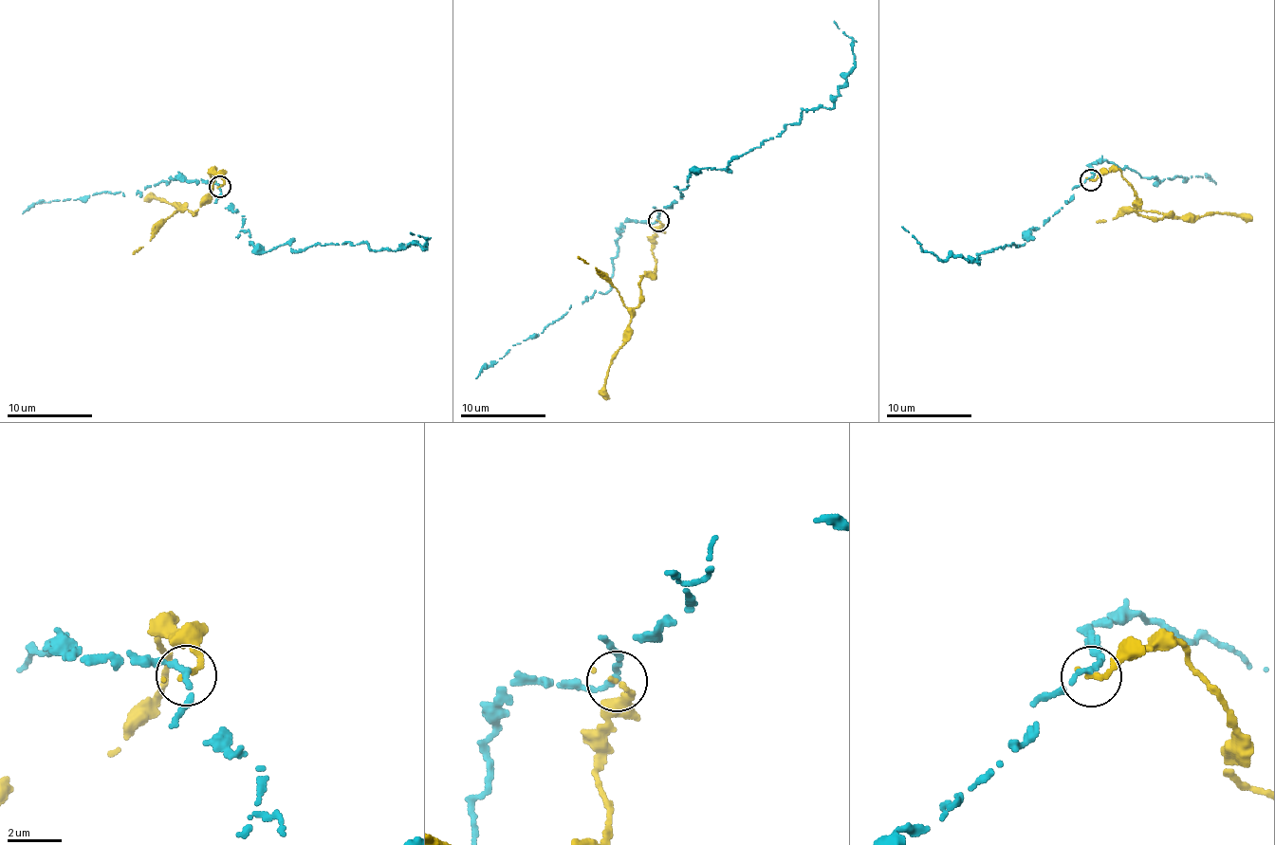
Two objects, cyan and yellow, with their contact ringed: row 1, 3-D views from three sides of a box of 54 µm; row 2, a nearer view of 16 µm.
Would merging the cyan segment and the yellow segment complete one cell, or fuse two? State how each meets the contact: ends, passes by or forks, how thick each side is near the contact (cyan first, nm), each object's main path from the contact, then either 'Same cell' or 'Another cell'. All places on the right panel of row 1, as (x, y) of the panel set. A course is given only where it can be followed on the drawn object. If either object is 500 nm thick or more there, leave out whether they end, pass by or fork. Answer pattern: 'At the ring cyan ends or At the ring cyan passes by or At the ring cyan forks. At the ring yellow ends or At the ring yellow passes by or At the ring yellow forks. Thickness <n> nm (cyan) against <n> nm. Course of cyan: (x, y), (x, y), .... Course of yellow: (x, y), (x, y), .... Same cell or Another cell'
At the ring cyan passes by. At the ring yellow ends. Thickness 220 nm (cyan) against 220 nm. Course of cyan: (1090, 179), (1020, 246), (998, 247), (980, 263), (941, 260), (901, 227). Course of yellow: (1090, 179), (1117, 170), (1135, 192), (1136, 211), (1142, 216), (1159, 218), (1221, 212), (1248, 214), (1251, 219). Another cell

